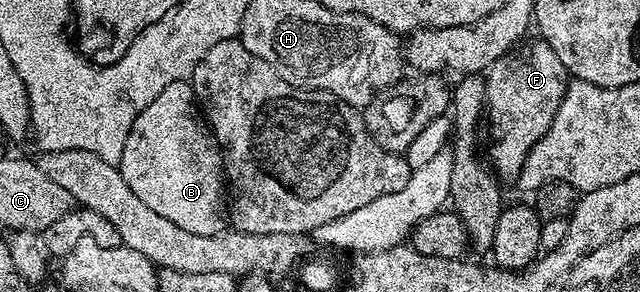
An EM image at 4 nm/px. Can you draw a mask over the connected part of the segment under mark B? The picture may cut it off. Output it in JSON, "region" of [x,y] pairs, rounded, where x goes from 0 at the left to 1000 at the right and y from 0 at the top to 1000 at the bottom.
{"region":[[[300,281],[269,284],[261,291],[261,305],[255,305],[255,318],[248,325],[217,394],[205,455],[198,469],[198,497],[192,503],[192,538],[186,562],[186,582],[192,620],[198,620],[198,634],[205,634],[205,661],[211,661],[211,675],[217,675],[217,688],[223,688],[223,702],[231,702],[234,716],[242,716],[242,729],[248,729],[248,743],[261,743],[261,757],[267,757],[272,771],[280,771],[280,784],[292,784],[292,798],[311,798],[313,805],[341,805],[355,777],[355,603],[352,592],[352,562],[345,538],[345,503],[339,490],[339,476],[333,466],[333,449],[327,438],[325,418],[317,404],[317,384],[308,346],[308,322],[302,312]]]}

